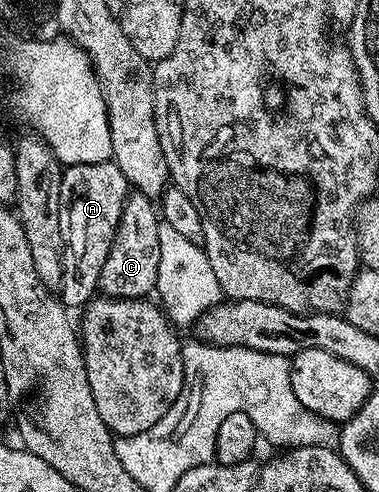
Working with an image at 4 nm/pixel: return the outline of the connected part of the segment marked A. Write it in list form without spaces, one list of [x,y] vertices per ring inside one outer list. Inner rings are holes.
[[[112,160],[97,164],[70,164],[64,168],[60,195],[60,224],[64,228],[64,269],[58,289],[60,303],[69,310],[92,303],[100,286],[102,265],[116,237],[124,201],[130,195],[128,179]]]

